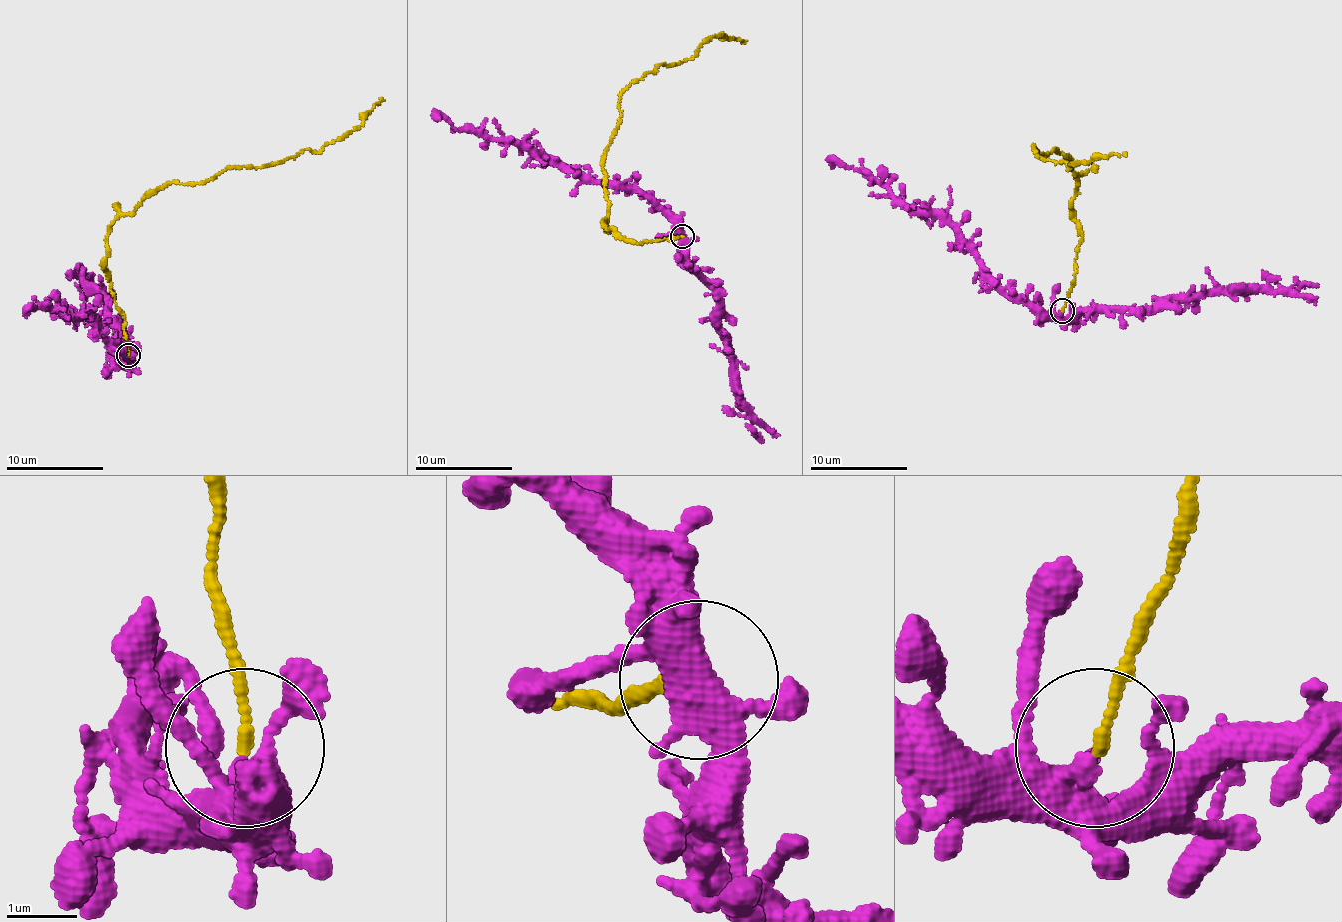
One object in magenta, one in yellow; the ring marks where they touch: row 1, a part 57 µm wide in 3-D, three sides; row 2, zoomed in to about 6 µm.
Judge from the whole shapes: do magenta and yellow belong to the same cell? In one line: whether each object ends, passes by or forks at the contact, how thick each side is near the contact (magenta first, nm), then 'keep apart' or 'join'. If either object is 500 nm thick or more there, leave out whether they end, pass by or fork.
magenta ends | yellow ends | 280/130 nm | keep apart

